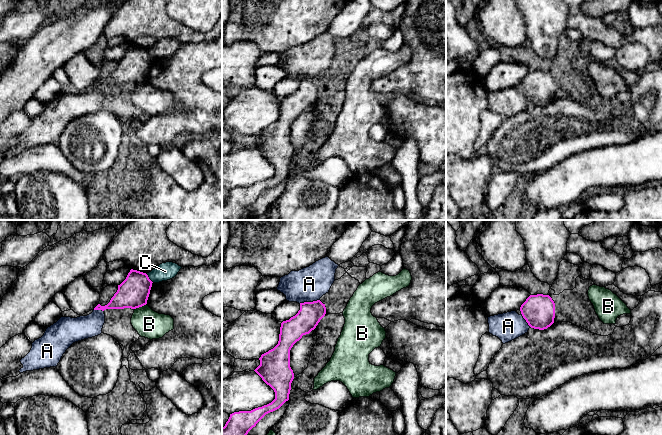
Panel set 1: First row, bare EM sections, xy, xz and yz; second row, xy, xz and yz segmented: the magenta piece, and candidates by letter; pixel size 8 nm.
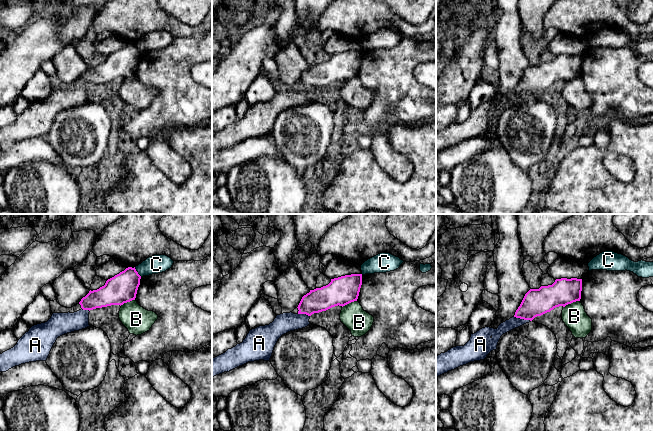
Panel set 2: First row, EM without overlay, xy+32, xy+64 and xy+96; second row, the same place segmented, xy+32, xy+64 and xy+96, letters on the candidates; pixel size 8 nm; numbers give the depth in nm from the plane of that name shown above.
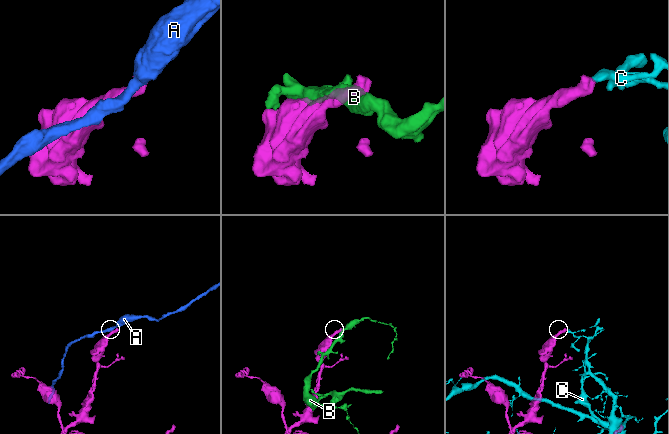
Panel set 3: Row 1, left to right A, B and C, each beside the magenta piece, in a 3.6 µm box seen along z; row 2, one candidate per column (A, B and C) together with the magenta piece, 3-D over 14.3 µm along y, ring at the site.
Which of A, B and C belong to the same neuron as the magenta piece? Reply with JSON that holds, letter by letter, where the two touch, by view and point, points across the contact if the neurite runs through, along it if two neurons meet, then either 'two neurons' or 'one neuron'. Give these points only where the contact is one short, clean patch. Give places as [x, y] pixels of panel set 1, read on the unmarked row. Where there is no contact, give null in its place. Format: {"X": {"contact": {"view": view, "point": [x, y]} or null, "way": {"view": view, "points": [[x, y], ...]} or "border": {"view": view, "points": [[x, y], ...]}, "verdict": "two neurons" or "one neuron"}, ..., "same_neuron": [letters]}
{"A": {"contact": {"view": "xz", "point": [309, 78]}, "verdict": "two neurons"}, "B": {"contact": {"view": "xy", "point": [140, 82]}, "verdict": "two neurons"}, "C": {"contact": {"view": "xy", "point": [148, 54]}, "verdict": "two neurons"}, "same_neuron": []}

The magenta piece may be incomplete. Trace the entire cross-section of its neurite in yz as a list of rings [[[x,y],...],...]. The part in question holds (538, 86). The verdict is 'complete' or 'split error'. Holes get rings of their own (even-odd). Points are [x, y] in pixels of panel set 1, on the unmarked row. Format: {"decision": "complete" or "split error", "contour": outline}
{"decision": "complete", "contour": [[[530,71],[520,87],[531,104],[544,106],[554,99],[555,79],[549,71]]]}

